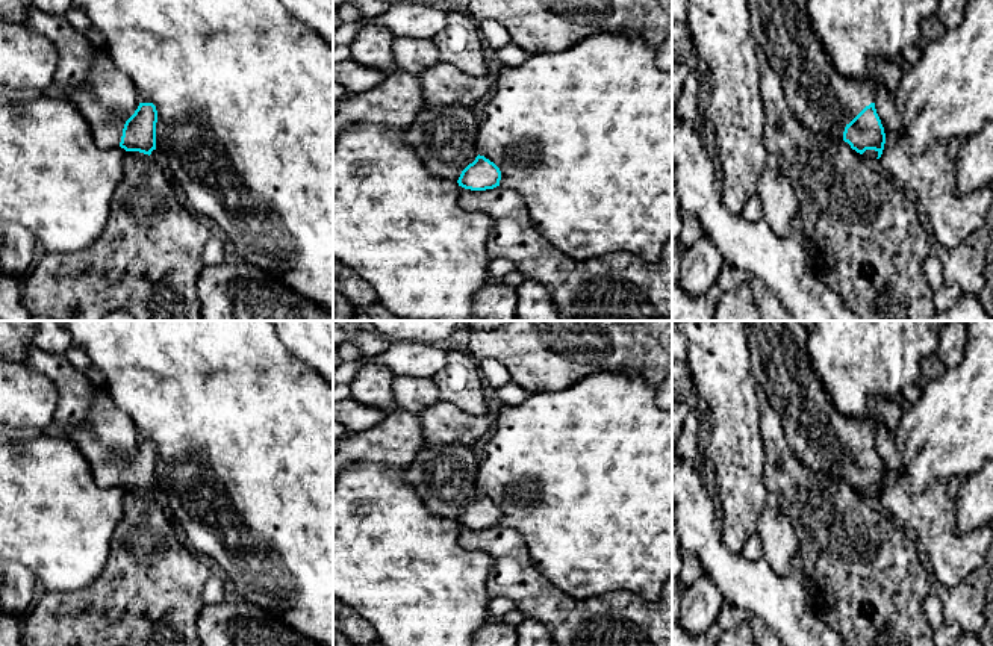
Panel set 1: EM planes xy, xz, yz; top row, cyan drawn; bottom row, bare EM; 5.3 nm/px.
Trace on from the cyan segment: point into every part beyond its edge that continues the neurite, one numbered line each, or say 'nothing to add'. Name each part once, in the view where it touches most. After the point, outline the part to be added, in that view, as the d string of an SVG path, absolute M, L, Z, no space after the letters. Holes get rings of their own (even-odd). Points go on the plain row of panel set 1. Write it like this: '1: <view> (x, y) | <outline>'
1: xy (108, 439) | M101 390L95 396L89 416L83 427L71 428L67 431L53 431L68 439L83 454L92 469L95 483L101 487L120 486L124 463L139 445L135 422L126 412L120 410L114 404L106 390Z

